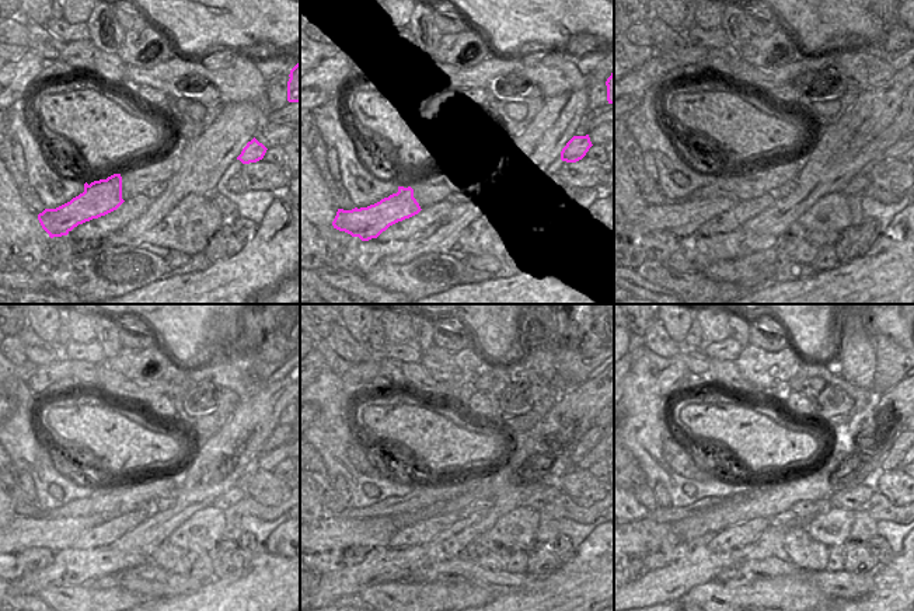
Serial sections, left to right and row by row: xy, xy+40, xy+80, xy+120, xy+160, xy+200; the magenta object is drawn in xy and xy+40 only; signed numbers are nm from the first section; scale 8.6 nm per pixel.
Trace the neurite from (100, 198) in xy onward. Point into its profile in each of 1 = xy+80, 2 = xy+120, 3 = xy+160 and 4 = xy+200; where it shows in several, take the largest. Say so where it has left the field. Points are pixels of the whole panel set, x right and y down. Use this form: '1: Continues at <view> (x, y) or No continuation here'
1: Continues at xy+80 (683, 219)
2: Continues at xy+120 (56, 534)
3: Continues at xy+160 (377, 531)
4: Continues at xy+200 (642, 530).

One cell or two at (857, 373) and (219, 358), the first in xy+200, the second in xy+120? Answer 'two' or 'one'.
one

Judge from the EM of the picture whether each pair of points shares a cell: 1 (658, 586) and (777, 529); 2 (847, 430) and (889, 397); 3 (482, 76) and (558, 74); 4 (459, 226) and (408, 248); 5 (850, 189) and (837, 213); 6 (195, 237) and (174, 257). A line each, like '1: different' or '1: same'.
1: same
2: same
3: same
4: same
5: different
6: different

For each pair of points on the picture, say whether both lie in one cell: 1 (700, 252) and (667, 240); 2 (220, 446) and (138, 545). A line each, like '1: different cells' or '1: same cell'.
1: different cells
2: same cell

